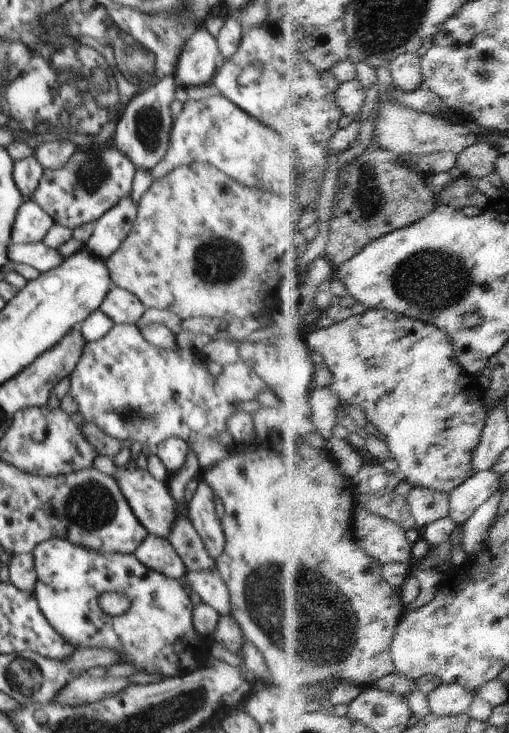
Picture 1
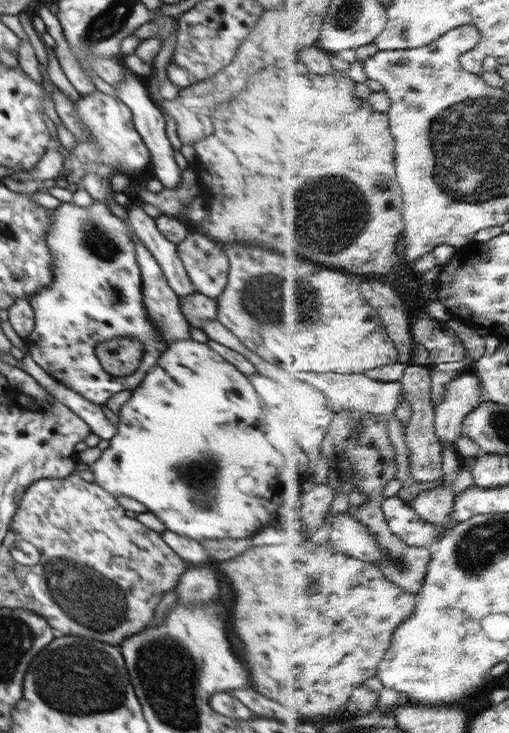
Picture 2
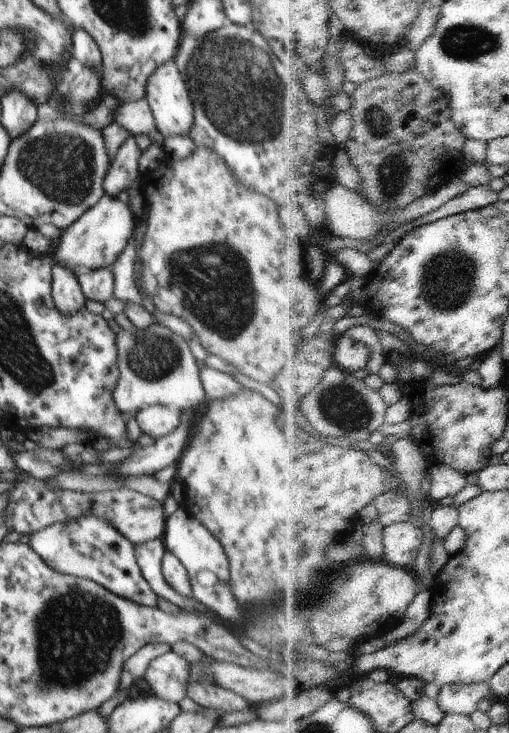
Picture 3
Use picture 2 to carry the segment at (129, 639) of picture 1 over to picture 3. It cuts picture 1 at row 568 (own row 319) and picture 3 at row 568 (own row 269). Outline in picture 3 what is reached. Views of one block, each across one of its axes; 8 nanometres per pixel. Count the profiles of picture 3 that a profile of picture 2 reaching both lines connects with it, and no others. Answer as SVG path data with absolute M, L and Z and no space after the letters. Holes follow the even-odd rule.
M86 513L80 518L52 524L33 532L29 538L29 545L34 552L37 552L50 568L56 569L56 572L92 580L130 602L158 608L158 596L142 576L136 562L135 545L128 538L124 538L110 522Z

